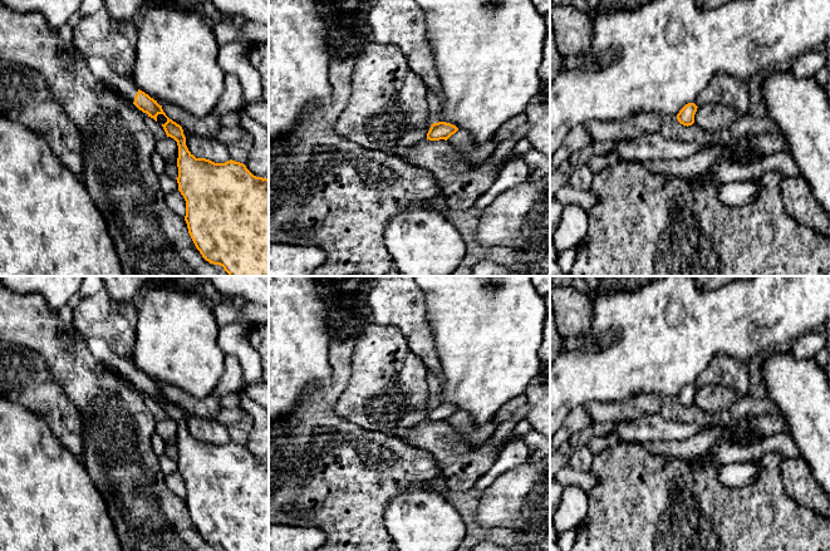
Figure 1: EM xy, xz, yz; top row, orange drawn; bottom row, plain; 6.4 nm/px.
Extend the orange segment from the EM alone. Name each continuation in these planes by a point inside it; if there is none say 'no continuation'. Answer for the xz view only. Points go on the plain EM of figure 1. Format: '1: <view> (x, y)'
no continuation

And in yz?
no continuation

